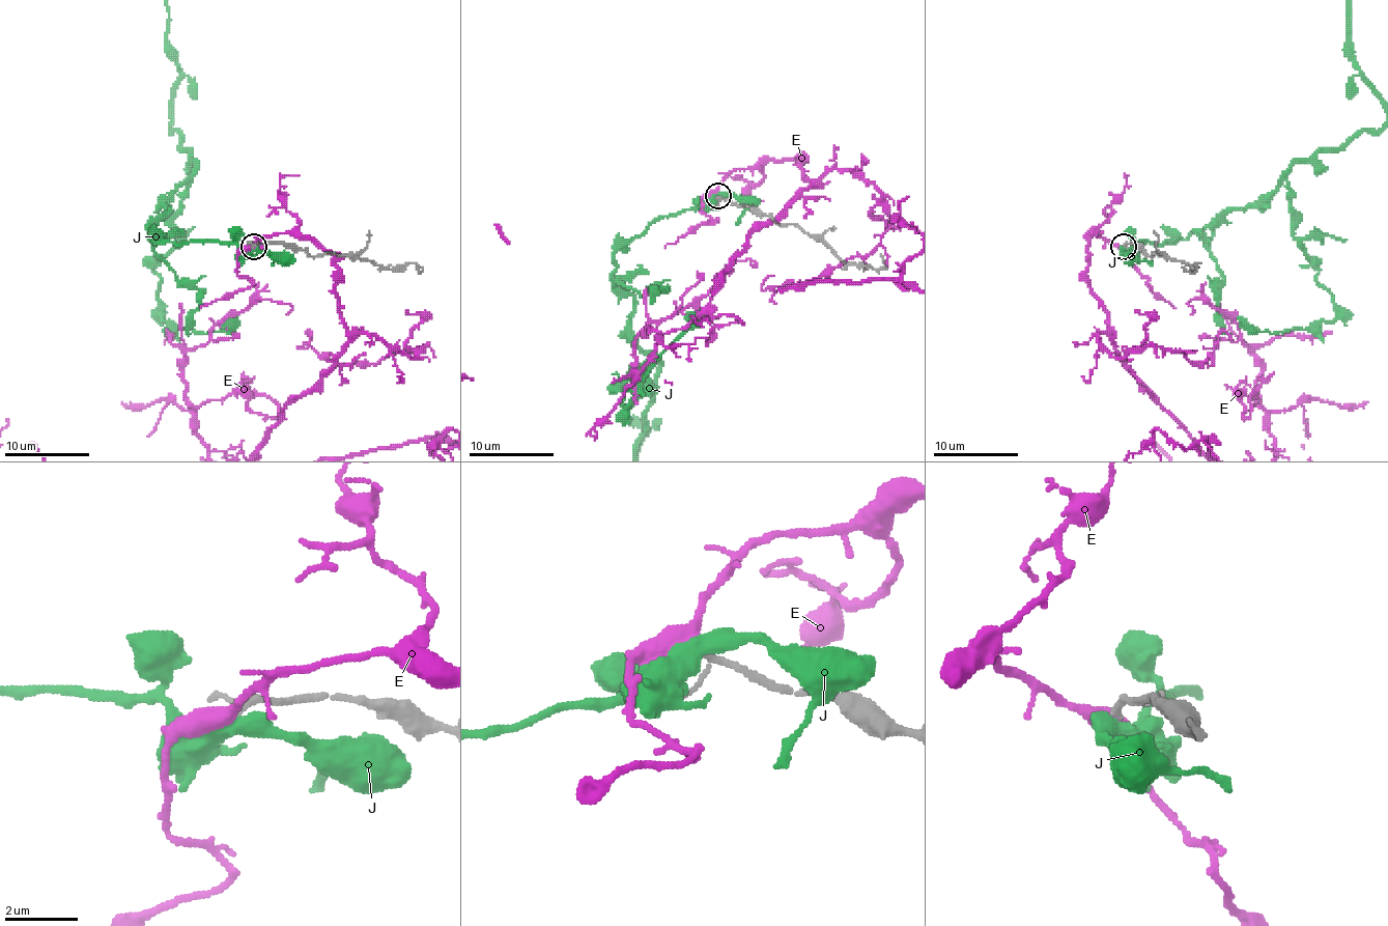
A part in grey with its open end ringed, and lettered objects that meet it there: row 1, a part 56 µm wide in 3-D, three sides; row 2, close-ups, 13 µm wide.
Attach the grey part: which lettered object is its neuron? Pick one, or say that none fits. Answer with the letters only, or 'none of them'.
E

